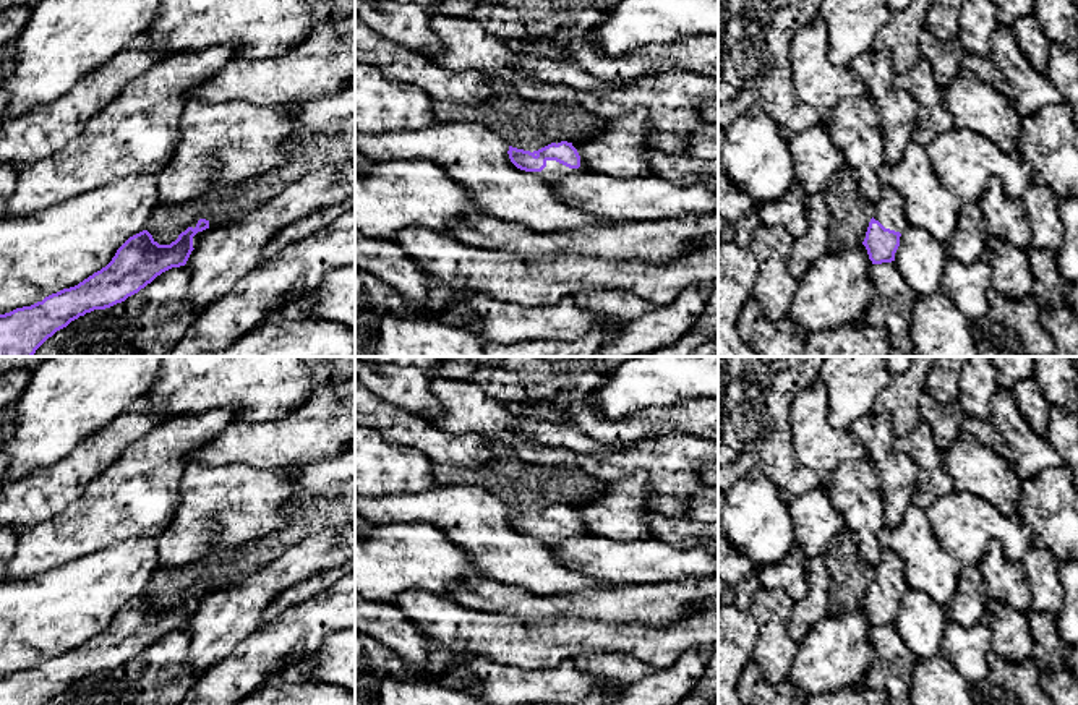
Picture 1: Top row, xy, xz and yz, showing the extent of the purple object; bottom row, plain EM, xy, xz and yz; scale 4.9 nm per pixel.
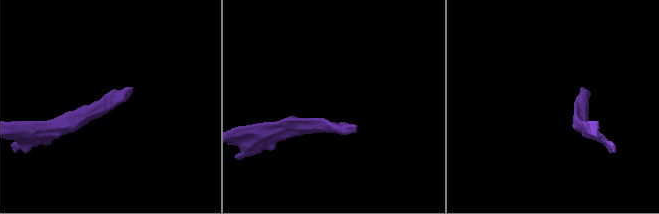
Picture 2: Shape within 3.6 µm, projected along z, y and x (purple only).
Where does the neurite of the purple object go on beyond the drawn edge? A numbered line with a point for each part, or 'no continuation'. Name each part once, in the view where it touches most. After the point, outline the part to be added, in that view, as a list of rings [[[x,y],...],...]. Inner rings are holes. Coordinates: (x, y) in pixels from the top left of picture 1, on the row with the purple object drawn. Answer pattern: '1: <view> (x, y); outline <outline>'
1: xz (553, 170); outline [[[582,159],[579,169],[569,169],[556,160],[546,160],[546,167],[541,172],[530,172],[530,173],[543,182],[551,183],[571,175],[585,175],[588,173],[588,167],[582,162]]]

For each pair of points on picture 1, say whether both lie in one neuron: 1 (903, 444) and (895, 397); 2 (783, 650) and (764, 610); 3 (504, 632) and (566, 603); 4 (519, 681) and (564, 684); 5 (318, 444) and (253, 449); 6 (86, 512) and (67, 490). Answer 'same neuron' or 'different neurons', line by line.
1: different neurons
2: same neuron
3: different neurons
4: same neuron
5: same neuron
6: different neurons

